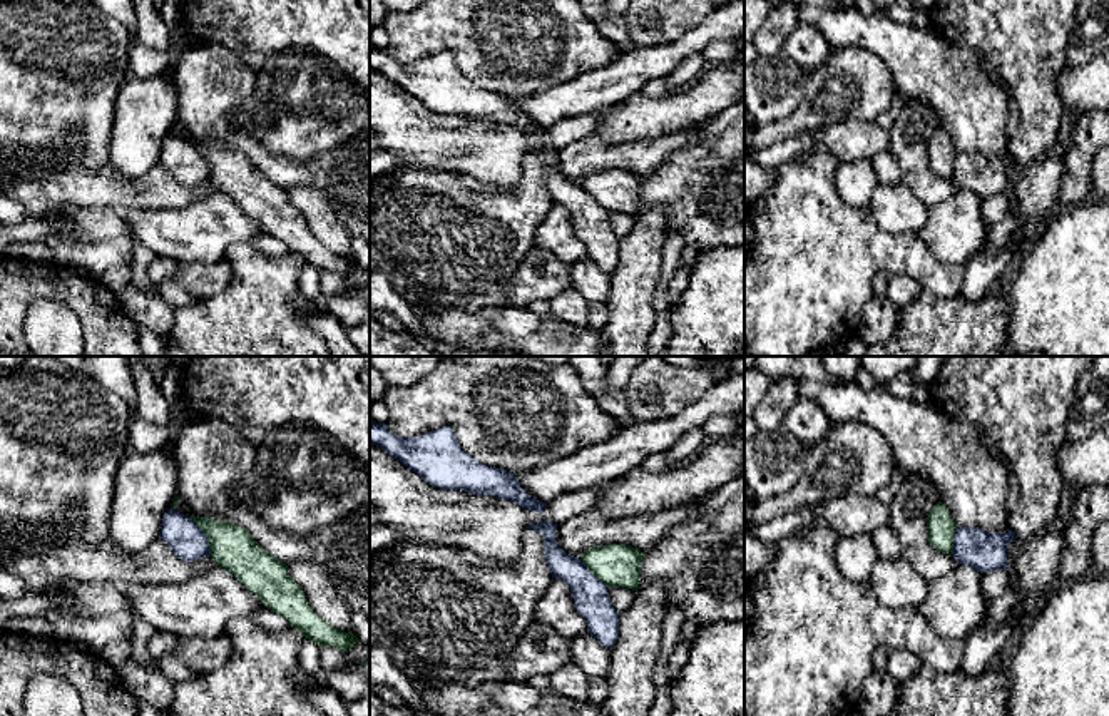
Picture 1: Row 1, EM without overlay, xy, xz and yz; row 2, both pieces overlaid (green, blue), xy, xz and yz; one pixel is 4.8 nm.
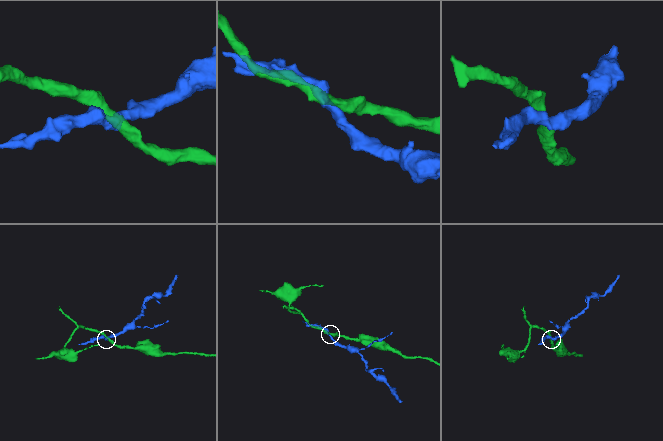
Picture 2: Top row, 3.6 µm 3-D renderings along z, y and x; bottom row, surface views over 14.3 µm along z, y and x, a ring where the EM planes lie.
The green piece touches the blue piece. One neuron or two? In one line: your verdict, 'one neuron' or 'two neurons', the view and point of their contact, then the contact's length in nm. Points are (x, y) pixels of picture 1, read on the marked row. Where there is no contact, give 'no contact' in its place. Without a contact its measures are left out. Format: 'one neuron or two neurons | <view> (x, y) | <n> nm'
two neurons | xy (206, 534) | 220 nm

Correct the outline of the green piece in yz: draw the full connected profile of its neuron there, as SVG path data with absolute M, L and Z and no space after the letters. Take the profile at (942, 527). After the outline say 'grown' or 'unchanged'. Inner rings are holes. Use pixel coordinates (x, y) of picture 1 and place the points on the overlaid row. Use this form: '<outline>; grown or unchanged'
M938 502L928 514L928 540L942 554L952 555L957 524L950 510Z; unchanged

